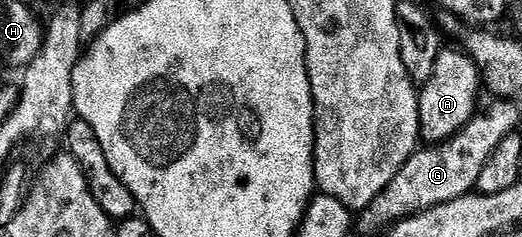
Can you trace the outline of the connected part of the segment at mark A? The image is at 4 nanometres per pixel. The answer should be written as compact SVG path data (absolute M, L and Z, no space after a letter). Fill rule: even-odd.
M448 45L438 53L438 62L434 64L434 77L426 81L418 91L420 97L420 138L425 144L445 143L478 114L476 102L482 92L482 80L478 65L464 50Z

